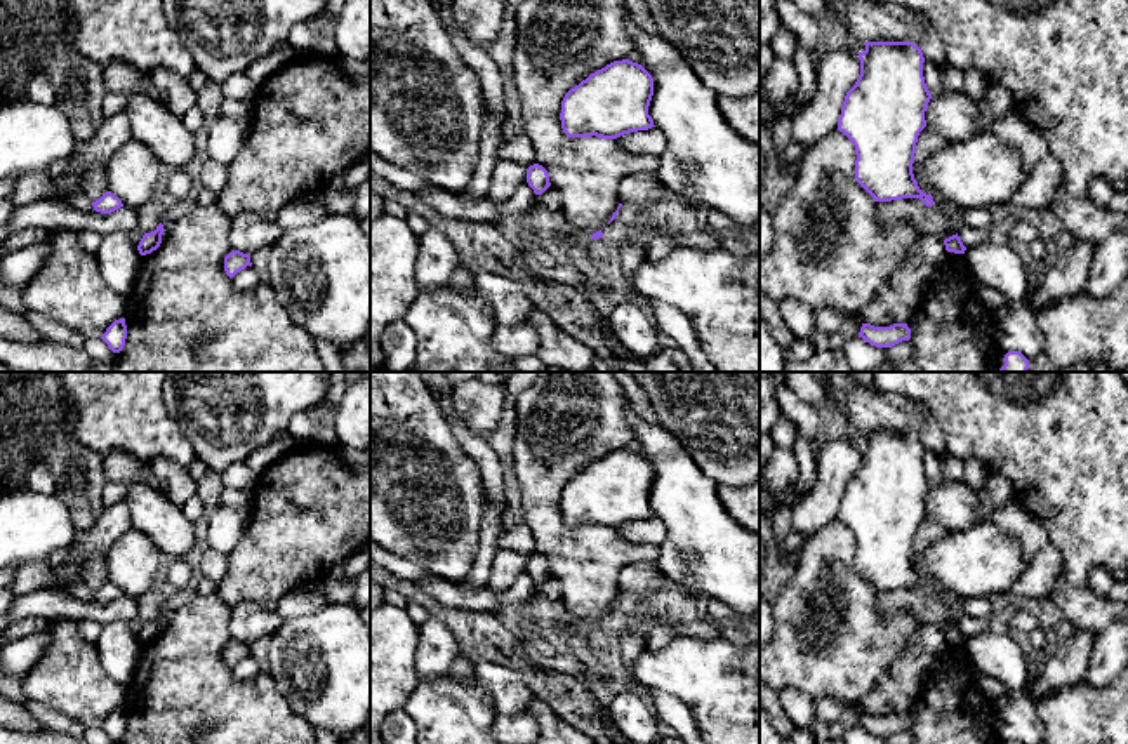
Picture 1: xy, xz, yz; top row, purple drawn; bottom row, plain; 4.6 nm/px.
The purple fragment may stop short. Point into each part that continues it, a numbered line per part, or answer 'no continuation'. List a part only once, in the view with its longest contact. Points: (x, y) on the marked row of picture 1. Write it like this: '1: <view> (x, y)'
no continuation

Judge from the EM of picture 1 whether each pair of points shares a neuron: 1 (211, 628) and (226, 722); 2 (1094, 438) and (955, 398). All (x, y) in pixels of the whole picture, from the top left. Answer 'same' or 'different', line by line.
1: same
2: same

